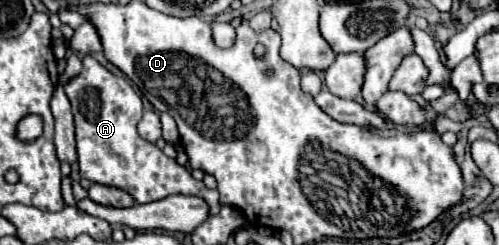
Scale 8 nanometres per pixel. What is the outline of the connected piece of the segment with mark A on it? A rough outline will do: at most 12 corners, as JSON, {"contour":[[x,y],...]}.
{"contour":[[94,57],[64,91],[82,177],[136,203],[218,191],[138,137],[142,99]]}

